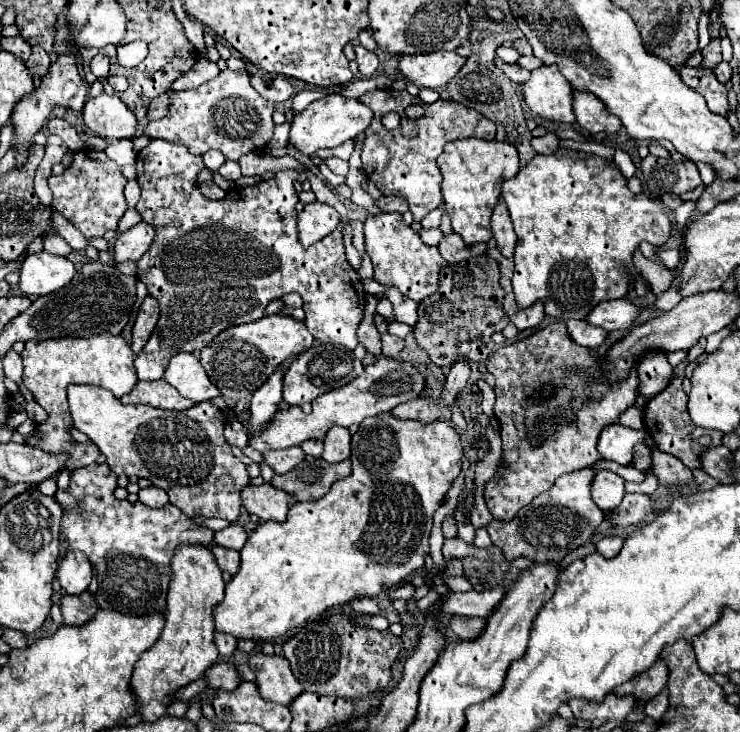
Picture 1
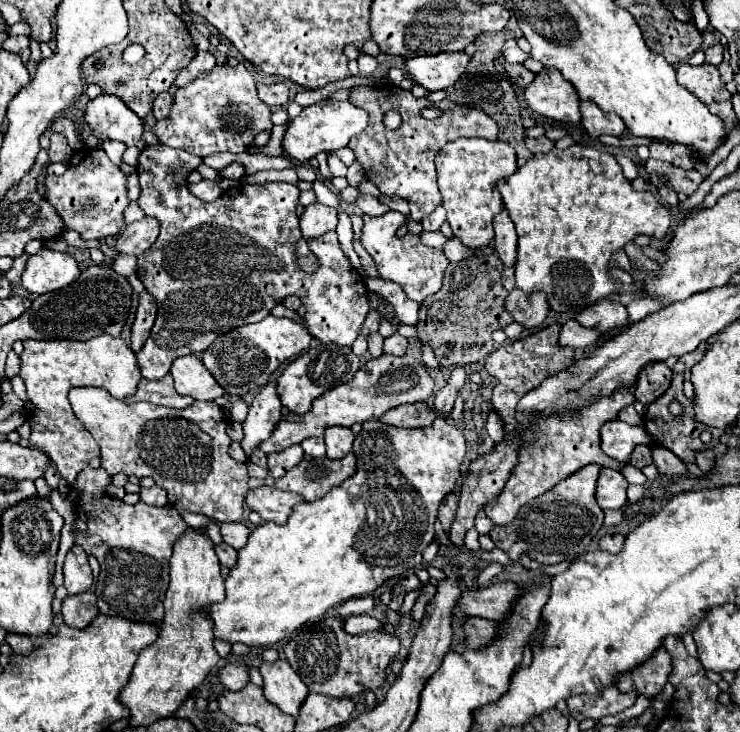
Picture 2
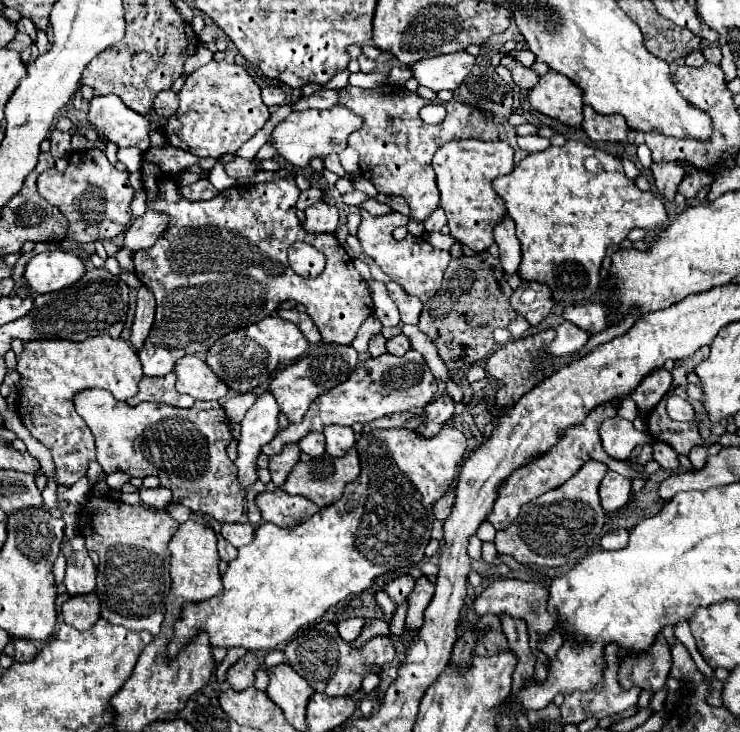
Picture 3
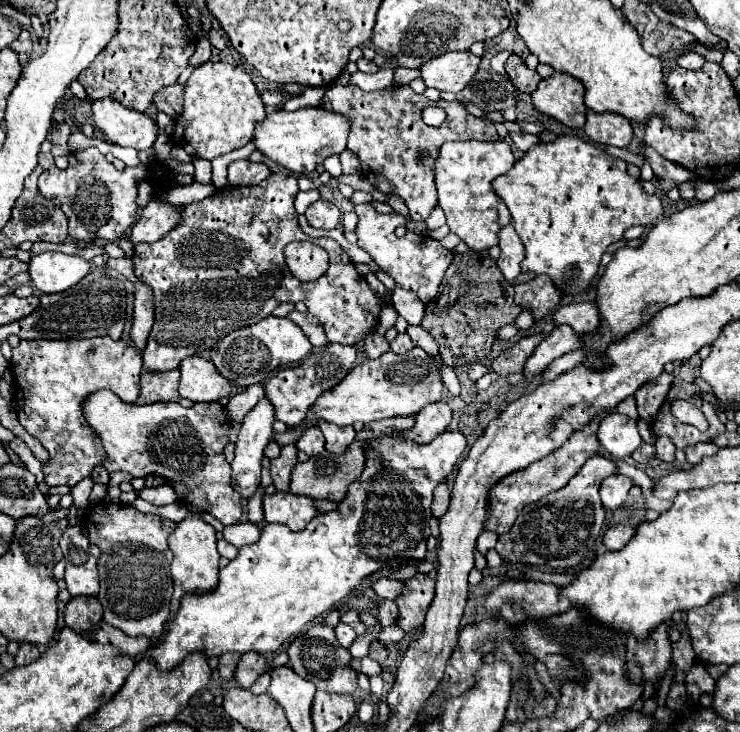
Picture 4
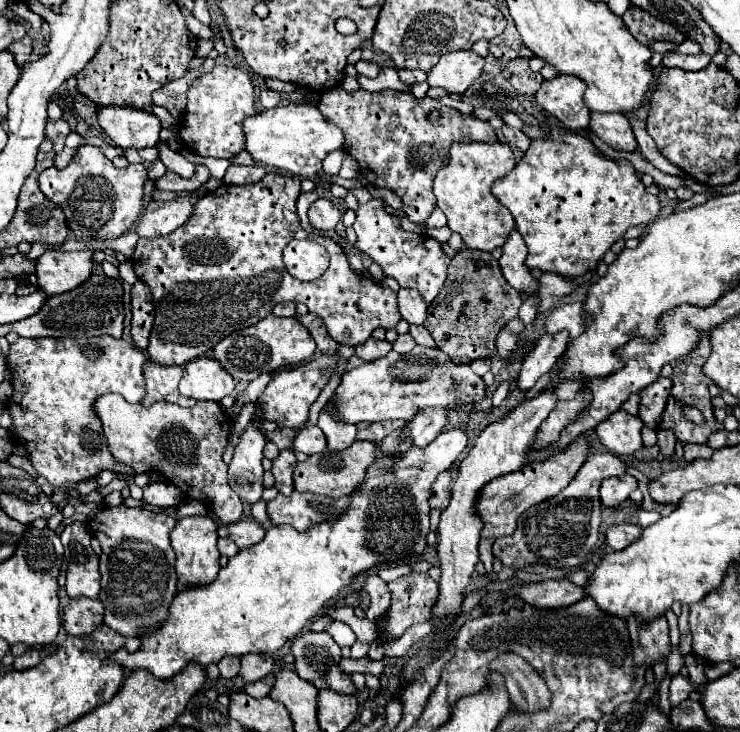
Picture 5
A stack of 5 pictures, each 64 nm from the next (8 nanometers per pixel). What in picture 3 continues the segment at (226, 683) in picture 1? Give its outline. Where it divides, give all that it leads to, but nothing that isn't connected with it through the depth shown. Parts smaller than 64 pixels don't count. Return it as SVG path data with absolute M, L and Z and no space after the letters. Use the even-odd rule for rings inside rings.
M248 652L244 658L240 658L234 666L228 668L228 684L234 690L246 690L248 686L254 684L254 672L260 668L258 658Z

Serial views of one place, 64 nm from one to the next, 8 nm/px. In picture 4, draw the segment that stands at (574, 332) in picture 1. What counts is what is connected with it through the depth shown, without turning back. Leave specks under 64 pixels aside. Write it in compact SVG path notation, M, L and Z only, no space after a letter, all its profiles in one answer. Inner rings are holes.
M560 324L552 330L552 334L548 336L548 340L544 340L534 354L528 358L526 366L524 366L524 374L526 378L534 378L536 374L540 374L552 360L560 358L566 352L578 350L582 346L582 336L576 336L576 332L572 332L572 328L568 328L566 324Z

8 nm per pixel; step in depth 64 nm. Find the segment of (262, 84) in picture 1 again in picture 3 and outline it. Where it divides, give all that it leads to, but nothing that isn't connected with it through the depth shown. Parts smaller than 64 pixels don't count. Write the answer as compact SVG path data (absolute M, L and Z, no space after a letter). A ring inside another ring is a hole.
M270 84L270 86L262 88L262 100L264 100L264 104L266 104L268 108L282 106L282 104L286 104L286 92L284 92L280 86Z

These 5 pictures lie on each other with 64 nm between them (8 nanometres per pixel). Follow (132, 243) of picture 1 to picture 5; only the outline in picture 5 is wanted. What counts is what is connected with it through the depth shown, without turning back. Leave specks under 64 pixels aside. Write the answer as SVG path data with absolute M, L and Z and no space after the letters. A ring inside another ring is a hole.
M190 198L174 200L174 202L152 200L136 224L136 234L140 238L158 238L158 236L170 234L190 218L194 204L196 200L190 200Z

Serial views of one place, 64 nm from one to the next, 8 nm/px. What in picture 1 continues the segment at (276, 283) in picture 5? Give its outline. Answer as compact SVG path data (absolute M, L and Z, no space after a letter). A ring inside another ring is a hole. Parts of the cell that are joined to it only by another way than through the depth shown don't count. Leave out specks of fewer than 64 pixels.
M152 138L150 144L140 150L138 154L138 184L142 188L142 198L138 202L138 212L142 216L144 222L152 224L156 228L156 238L154 238L154 244L150 246L150 250L138 260L138 280L142 280L146 286L148 286L148 292L158 300L160 304L160 320L148 340L148 344L142 348L142 352L138 354L134 366L136 366L136 374L138 374L138 380L160 380L164 370L166 370L166 364L168 360L178 354L178 352L200 352L200 348L204 348L216 334L220 334L222 330L230 328L230 326L236 326L236 324L246 324L246 322L254 322L254 320L260 320L264 316L264 308L268 306L270 300L274 298L280 298L284 296L286 292L298 292L304 300L304 312L306 312L306 326L310 330L310 334L314 338L318 338L320 342L324 344L340 344L348 350L354 350L356 344L358 344L358 338L356 338L356 328L364 316L364 304L366 304L366 294L364 294L364 288L362 288L362 282L358 278L358 274L354 274L354 268L348 264L346 260L346 254L344 254L344 244L342 244L342 232L340 230L334 230L330 232L328 236L316 243L316 246L312 248L304 248L298 240L298 232L296 232L296 202L298 202L298 194L294 190L294 184L298 182L300 174L296 170L280 170L276 172L276 176L272 180L264 180L256 186L246 186L242 190L234 190L234 194L226 196L224 200L208 200L206 196L202 196L200 192L200 186L196 182L196 176L198 172L204 168L204 162L202 162L202 156L194 156L188 152L188 148L184 148L184 144L172 144L168 140L160 140L160 138Z

